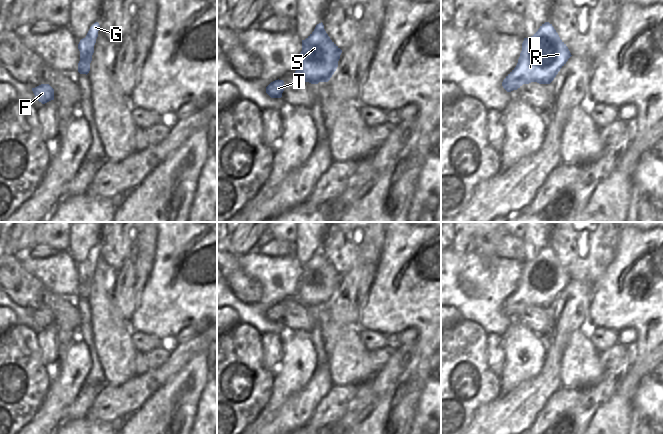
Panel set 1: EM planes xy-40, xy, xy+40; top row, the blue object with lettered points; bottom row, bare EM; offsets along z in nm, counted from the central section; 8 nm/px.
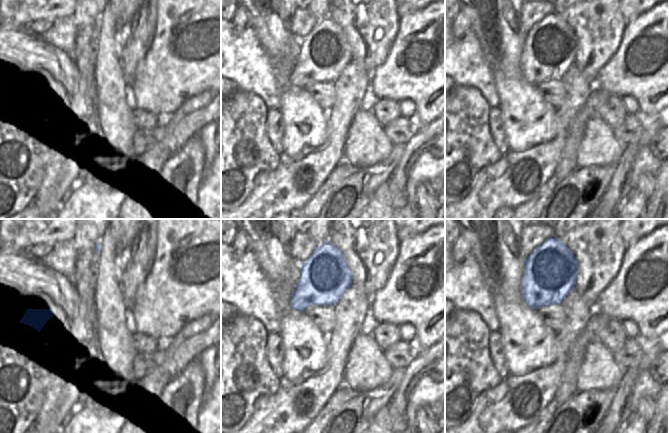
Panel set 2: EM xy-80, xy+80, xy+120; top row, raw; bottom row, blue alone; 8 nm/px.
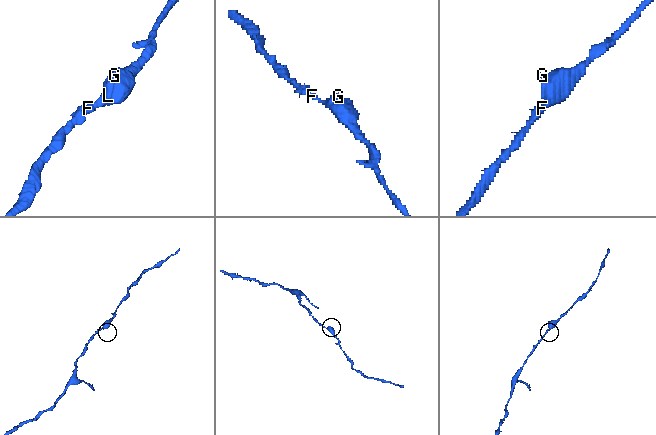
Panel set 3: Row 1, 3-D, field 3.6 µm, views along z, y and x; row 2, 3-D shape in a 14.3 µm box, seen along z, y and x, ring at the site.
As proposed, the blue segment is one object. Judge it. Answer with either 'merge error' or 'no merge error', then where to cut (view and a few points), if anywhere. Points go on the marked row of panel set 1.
no merge error; no cut

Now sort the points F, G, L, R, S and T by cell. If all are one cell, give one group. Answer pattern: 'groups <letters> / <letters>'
groups F G L R S T

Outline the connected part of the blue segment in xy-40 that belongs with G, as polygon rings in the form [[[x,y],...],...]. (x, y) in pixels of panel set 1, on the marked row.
[[[95,22],[89,29],[85,38],[81,39],[78,44],[80,51],[80,61],[78,63],[78,72],[80,74],[88,74],[90,71],[90,63],[92,61],[92,55],[94,53],[94,45],[98,37],[98,31],[100,25]]]

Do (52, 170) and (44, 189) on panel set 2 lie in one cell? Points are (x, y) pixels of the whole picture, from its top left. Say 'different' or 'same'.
same

